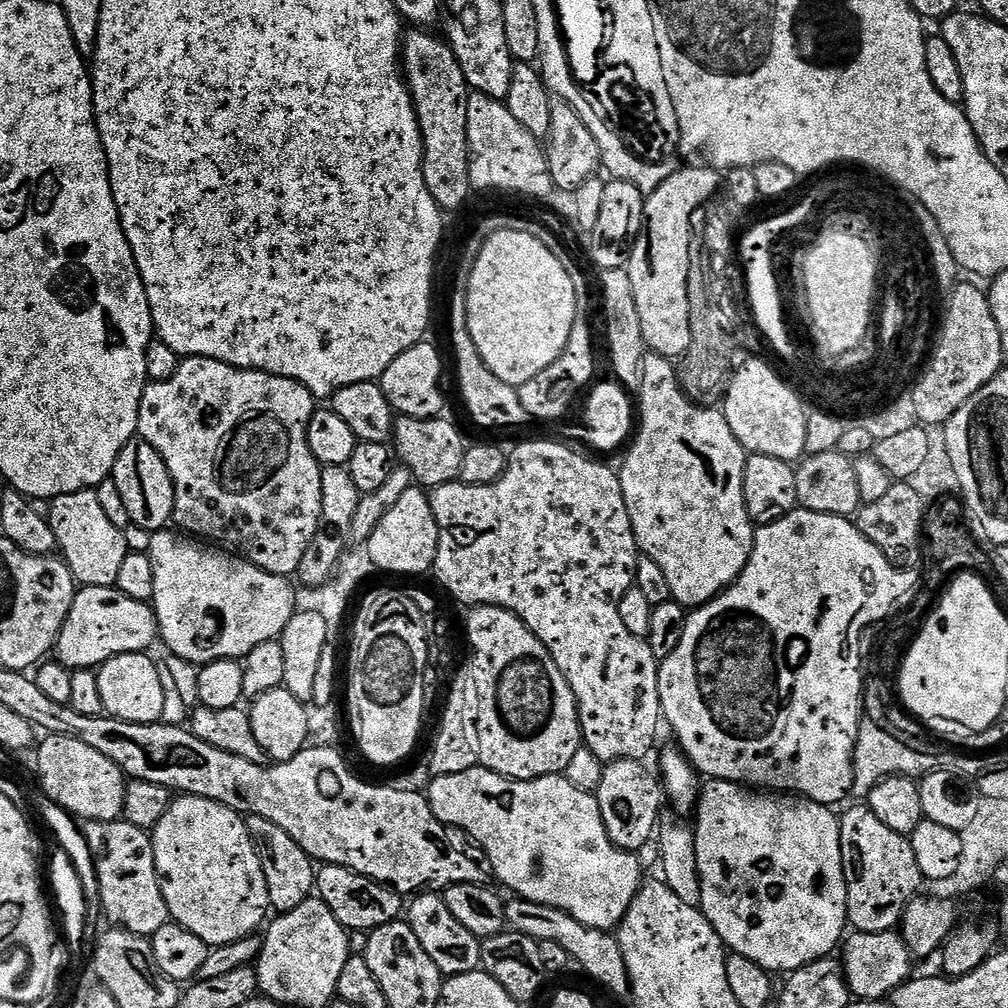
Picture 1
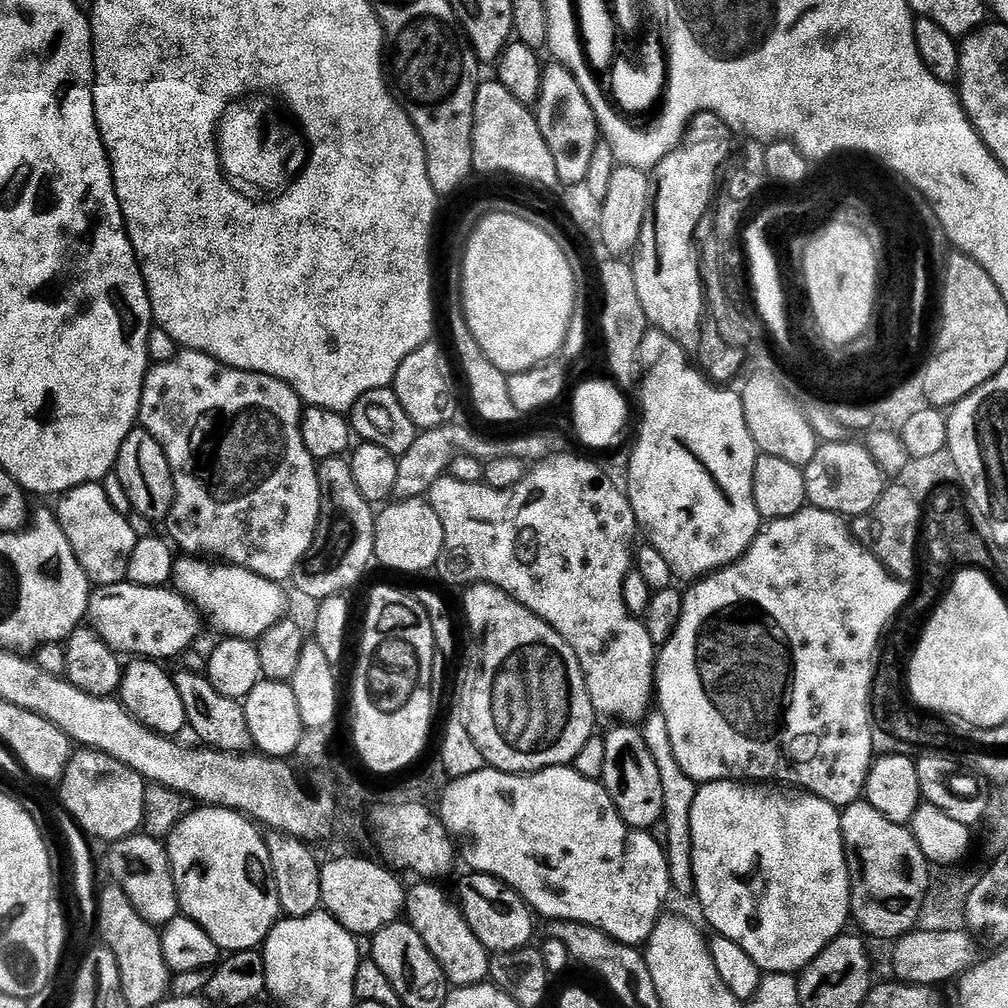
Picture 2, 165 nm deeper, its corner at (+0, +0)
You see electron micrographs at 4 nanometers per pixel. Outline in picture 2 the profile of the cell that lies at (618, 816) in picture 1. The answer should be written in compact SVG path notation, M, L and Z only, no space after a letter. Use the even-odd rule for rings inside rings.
M636 726L620 727L624 728L612 728L608 736L603 737L602 783L628 827L649 830L664 818L661 775L649 747L643 741L641 729Z

